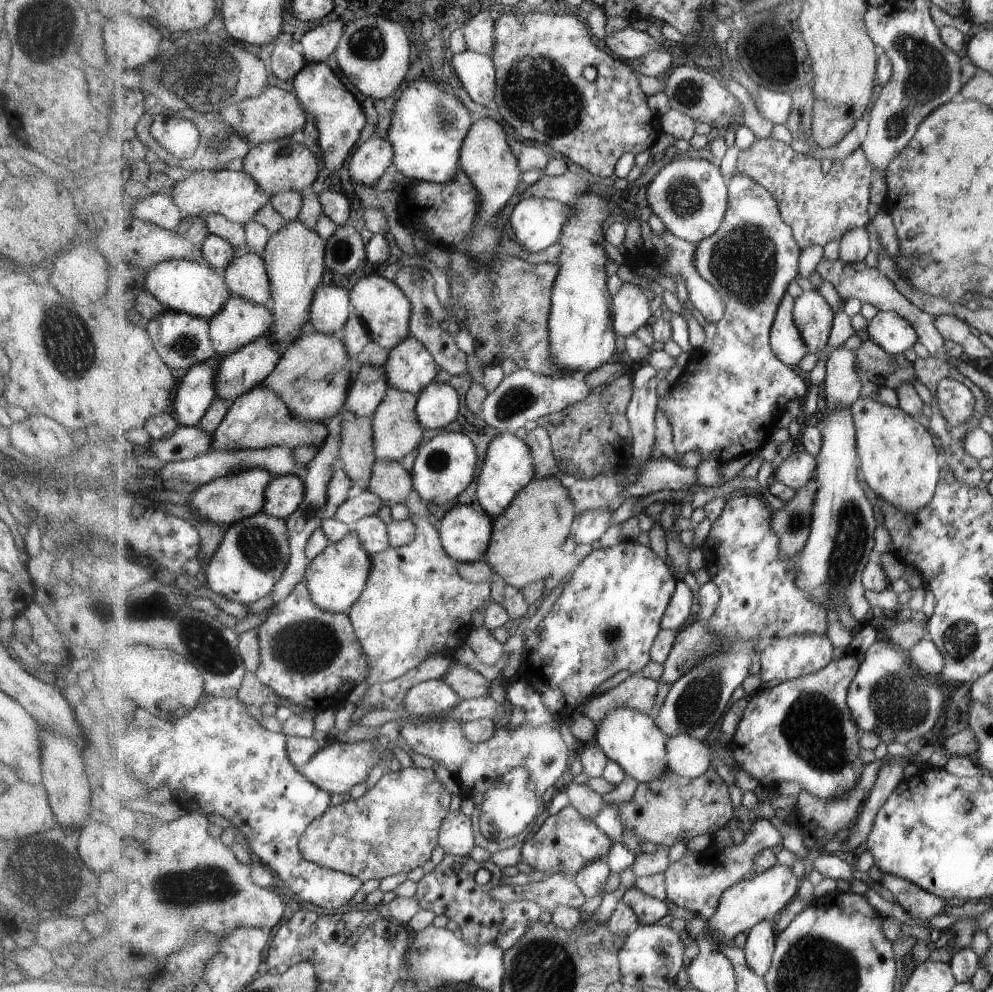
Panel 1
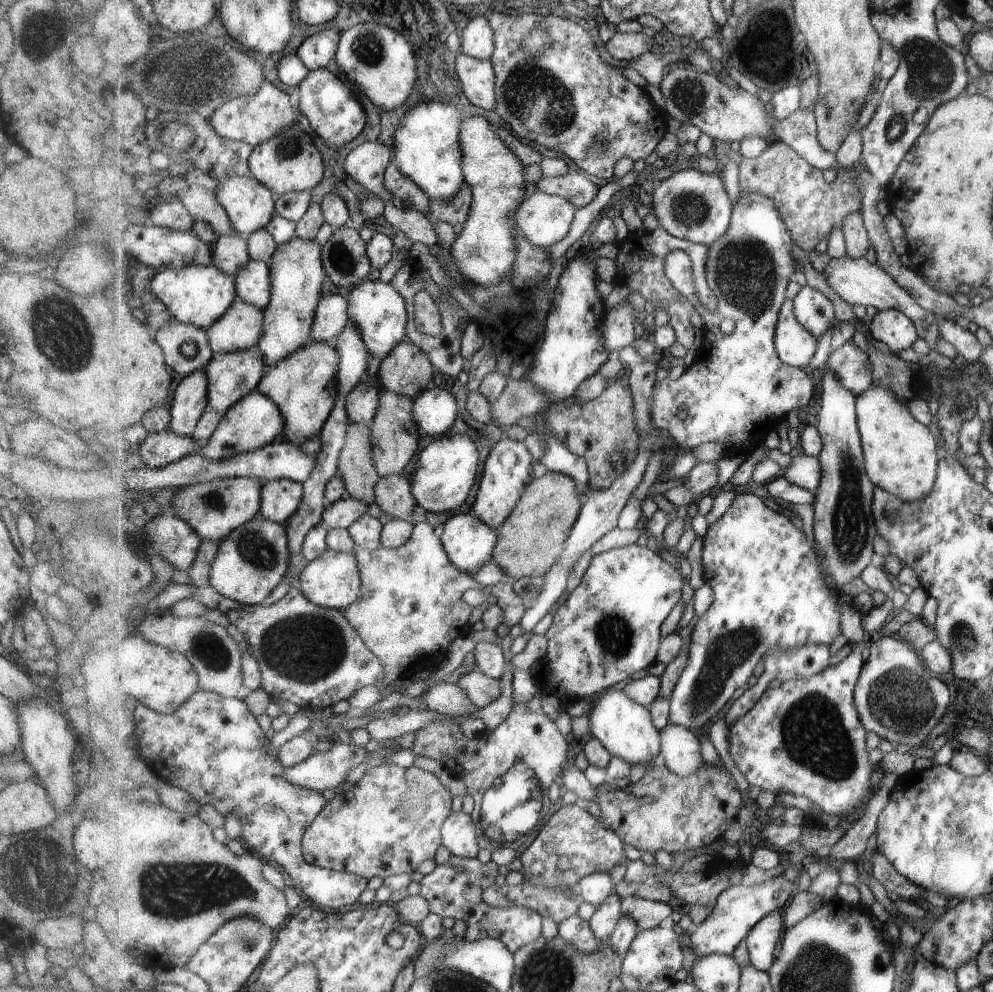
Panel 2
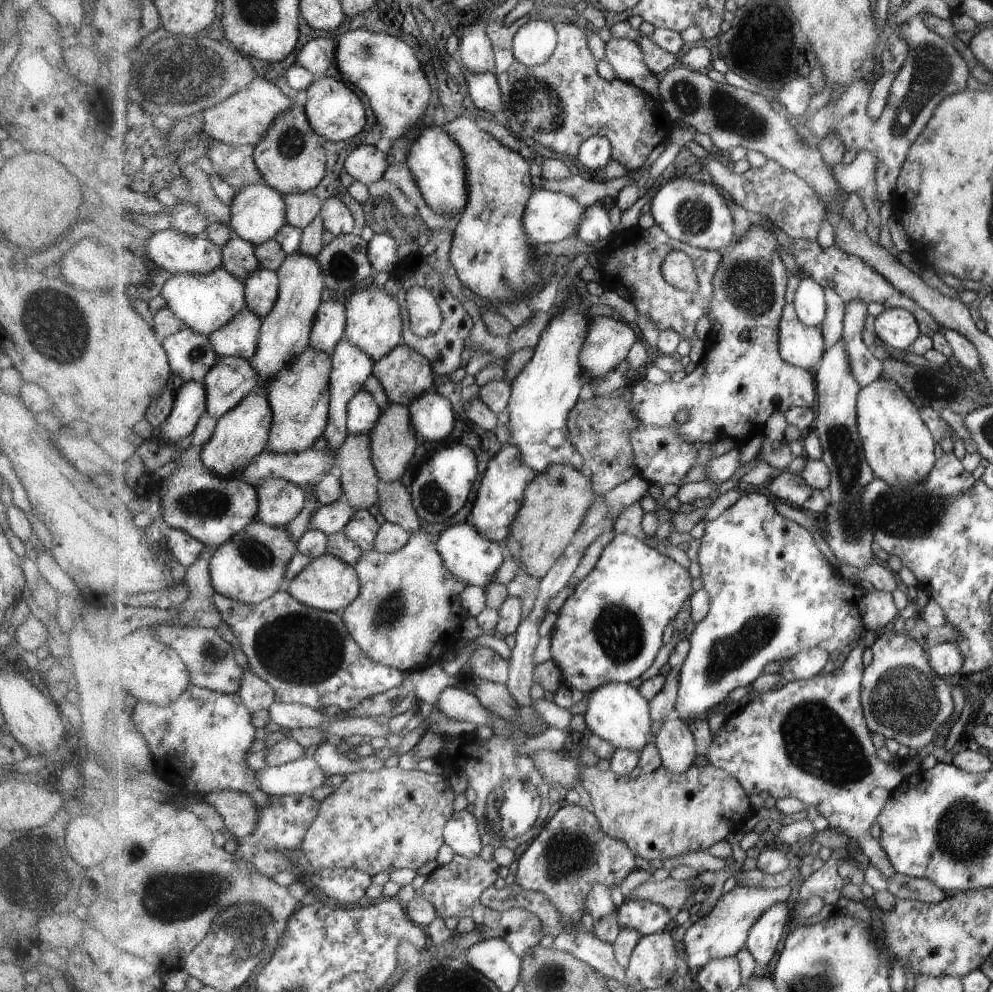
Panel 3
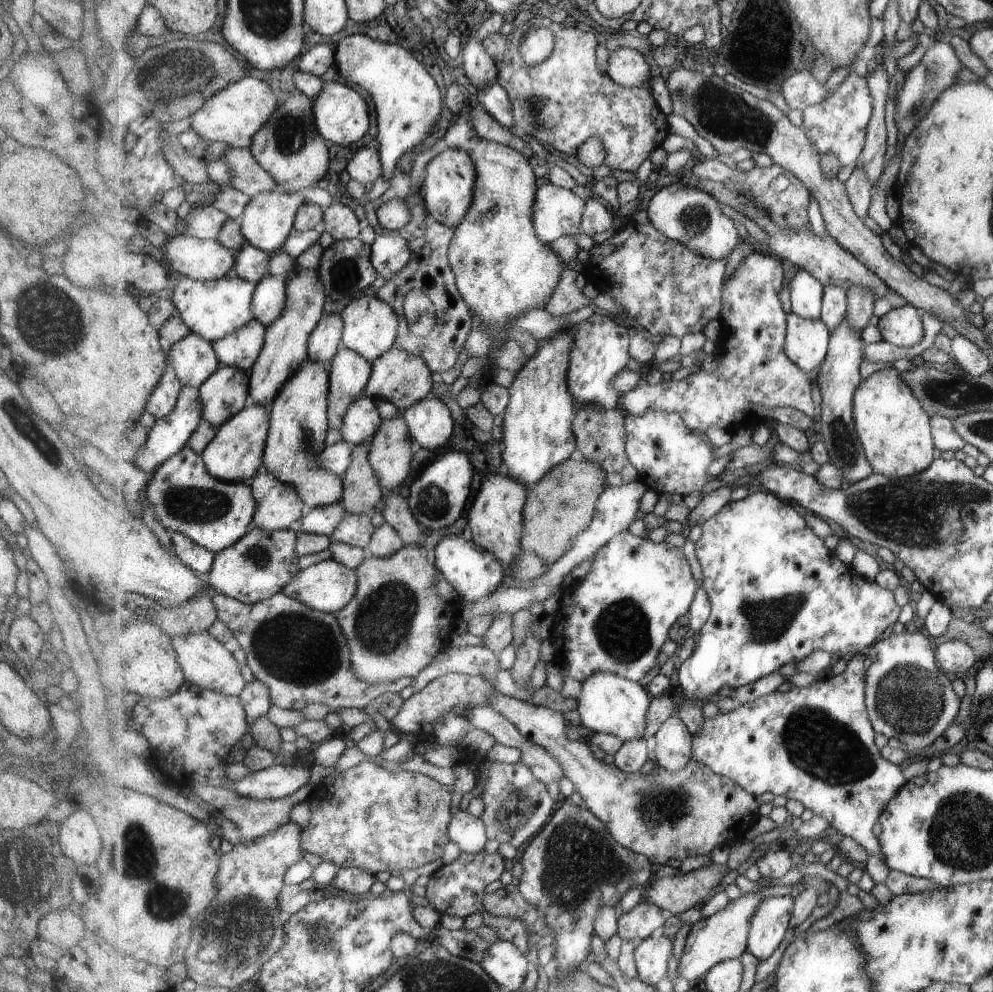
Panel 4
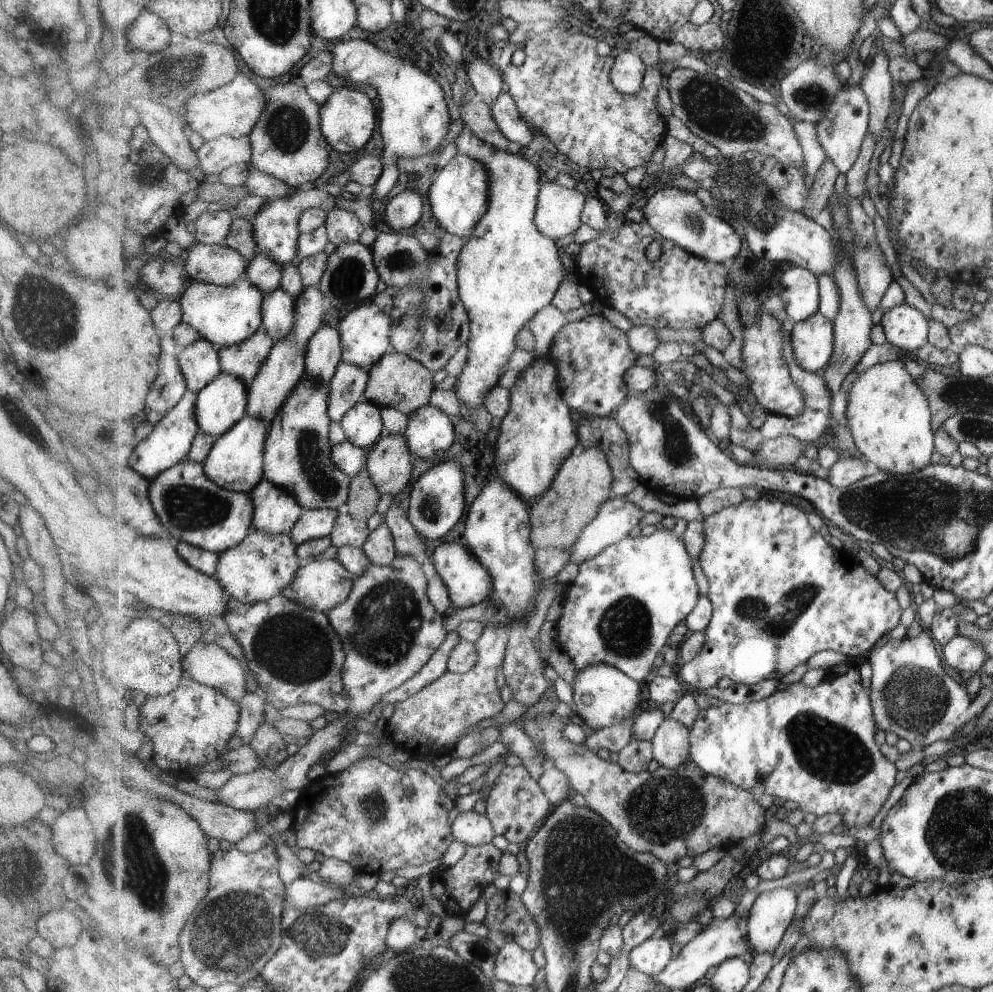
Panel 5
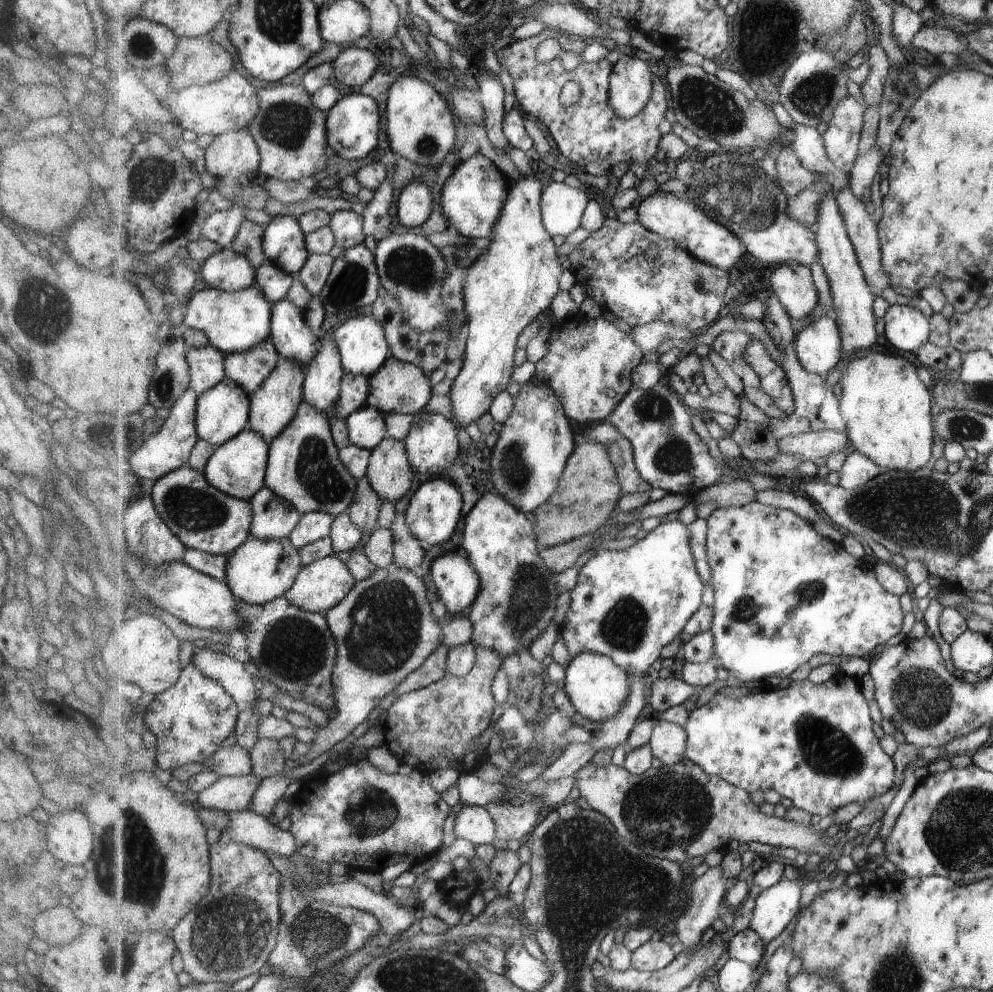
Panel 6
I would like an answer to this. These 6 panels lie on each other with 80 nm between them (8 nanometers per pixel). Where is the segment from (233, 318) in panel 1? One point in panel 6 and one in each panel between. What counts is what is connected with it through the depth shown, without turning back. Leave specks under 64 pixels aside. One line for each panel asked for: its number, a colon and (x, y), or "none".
2: (241, 329)
3: (240, 338)
4: (241, 349)
5: (245, 359)
6: (250, 369)

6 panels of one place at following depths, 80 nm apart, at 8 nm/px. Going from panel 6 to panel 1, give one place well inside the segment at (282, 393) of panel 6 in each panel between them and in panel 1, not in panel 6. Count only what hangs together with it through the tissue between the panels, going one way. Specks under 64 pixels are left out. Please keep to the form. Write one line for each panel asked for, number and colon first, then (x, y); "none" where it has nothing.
1: (295, 257)
2: (297, 274)
3: (286, 331)
4: (287, 338)
5: (285, 367)

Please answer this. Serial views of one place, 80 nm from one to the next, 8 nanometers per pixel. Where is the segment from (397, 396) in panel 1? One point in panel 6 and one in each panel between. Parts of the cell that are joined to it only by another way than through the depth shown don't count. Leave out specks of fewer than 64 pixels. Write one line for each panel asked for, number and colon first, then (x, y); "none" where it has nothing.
2: (395, 437)
3: (393, 444)
4: (391, 451)
5: (390, 461)
6: (389, 471)

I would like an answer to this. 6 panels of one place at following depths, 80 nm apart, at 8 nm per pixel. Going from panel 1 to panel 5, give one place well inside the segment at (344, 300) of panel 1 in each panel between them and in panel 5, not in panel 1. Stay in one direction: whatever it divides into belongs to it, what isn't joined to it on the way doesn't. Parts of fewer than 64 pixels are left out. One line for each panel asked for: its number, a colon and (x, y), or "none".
2: (332, 315)
3: (330, 326)
4: (325, 341)
5: (324, 352)

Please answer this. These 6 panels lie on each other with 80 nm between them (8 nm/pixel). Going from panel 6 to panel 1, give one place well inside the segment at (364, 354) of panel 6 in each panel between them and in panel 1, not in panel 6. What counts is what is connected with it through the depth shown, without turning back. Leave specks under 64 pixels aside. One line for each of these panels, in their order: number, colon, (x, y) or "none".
1: (386, 308)
2: (378, 309)
3: (376, 319)
4: (371, 324)
5: (366, 330)

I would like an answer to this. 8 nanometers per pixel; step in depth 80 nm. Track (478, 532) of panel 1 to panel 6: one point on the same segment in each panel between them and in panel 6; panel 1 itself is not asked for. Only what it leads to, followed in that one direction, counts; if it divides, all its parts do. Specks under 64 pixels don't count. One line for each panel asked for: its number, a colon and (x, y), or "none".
2: (470, 542)
3: (470, 555)
4: (474, 572)
5: (469, 581)
6: (456, 576)

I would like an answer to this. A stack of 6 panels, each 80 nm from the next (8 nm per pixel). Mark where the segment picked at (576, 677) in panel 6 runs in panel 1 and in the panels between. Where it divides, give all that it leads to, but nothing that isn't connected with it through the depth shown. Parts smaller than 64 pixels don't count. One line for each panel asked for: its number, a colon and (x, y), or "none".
1: (633, 739)
2: (625, 727)
3: (617, 712)
4: (610, 704)
5: (604, 696)

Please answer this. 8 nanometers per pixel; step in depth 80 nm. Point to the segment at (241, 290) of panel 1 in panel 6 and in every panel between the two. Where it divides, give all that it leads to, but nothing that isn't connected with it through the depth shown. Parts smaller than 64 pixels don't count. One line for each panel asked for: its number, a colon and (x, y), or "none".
2: (254, 285)
3: (262, 286)
4: (270, 294)
5: (278, 306)
6: (294, 339)

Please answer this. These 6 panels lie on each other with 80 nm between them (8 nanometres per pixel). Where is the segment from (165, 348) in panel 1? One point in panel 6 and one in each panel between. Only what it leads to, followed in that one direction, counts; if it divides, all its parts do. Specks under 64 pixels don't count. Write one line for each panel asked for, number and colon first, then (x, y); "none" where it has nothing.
2: (187, 347)
3: (192, 356)
4: (194, 358)
5: (200, 362)
6: (207, 364)

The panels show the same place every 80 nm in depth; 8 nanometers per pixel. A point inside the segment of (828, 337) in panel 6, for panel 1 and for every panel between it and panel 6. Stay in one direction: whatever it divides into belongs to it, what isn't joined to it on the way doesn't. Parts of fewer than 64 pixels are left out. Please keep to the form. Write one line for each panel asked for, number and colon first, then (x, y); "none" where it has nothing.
1: (786, 338)
2: (796, 345)
3: (800, 345)
4: (807, 342)
5: (813, 340)

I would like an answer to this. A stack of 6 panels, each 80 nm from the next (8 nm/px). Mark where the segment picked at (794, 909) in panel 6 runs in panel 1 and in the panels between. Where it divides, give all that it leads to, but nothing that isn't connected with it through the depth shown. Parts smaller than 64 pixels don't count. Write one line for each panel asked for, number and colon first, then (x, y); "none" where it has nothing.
1: (760, 945)
2: (761, 942)
3: (763, 942)
4: (768, 927)
5: (772, 913)

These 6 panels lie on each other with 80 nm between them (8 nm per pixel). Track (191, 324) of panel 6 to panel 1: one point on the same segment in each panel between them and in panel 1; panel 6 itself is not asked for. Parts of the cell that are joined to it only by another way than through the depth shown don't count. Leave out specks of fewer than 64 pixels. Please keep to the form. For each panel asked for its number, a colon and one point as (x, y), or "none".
1: (182, 285)
2: (201, 295)
3: (205, 302)
4: (216, 308)
5: (224, 314)

